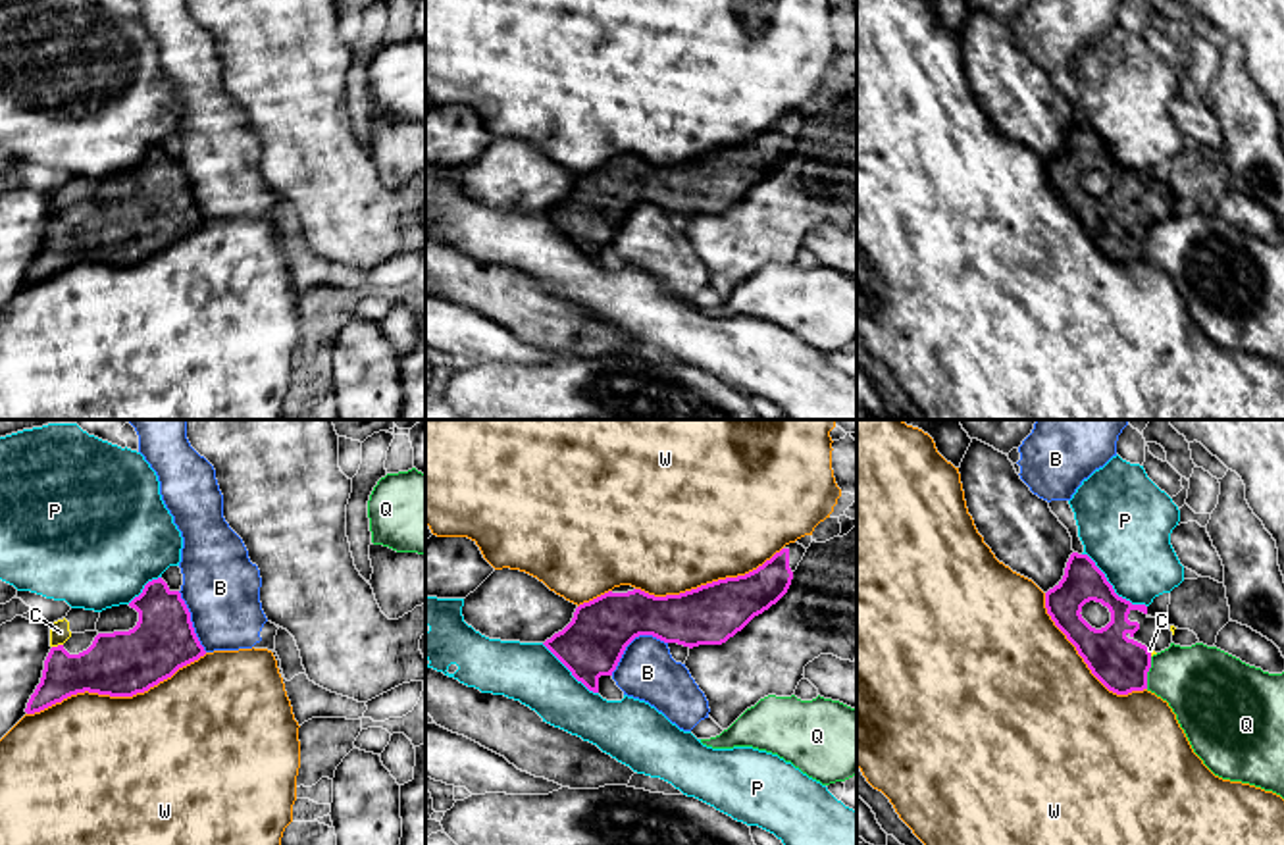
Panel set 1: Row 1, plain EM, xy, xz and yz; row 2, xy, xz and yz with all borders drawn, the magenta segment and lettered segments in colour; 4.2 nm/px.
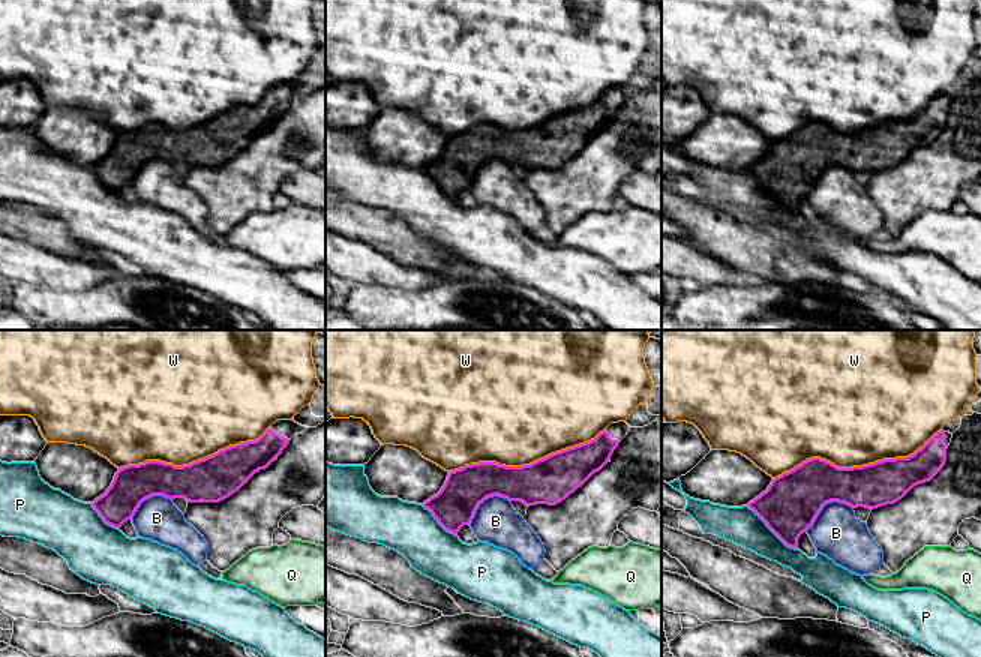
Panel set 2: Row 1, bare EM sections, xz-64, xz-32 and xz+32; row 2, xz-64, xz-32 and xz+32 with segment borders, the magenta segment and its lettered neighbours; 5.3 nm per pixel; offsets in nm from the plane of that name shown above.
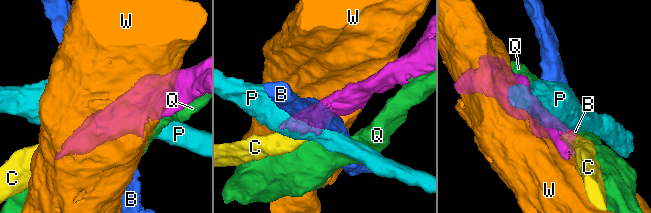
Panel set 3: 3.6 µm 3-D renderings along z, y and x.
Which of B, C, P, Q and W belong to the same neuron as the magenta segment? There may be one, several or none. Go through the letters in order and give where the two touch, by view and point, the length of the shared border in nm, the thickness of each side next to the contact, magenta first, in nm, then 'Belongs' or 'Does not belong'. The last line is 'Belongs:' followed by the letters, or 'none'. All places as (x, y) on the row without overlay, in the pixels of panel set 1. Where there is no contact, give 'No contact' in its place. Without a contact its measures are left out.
B: Touches magenta at xz (632, 208). Shared border 280 nm. Thickness 260 nm (magenta) against 240 nm. Does not belong
C: Touches magenta at xy (58, 214). Shared border 50 nm. Thickness 260 nm (magenta) against 80 nm. Belongs
P: Touches magenta at yz (1111, 156). Shared border 360 nm. Thickness 170 nm (magenta) against 380 nm. Does not belong
Q: Touches magenta at yz (1148, 239). Shared border 140 nm. Thickness 220 nm (magenta) against 340 nm. Does not belong
W: Touches magenta at xy (116, 264). Shared border 800 nm. Thickness 280 nm (magenta) against 500 nm. Does not belong
Belongs: C

